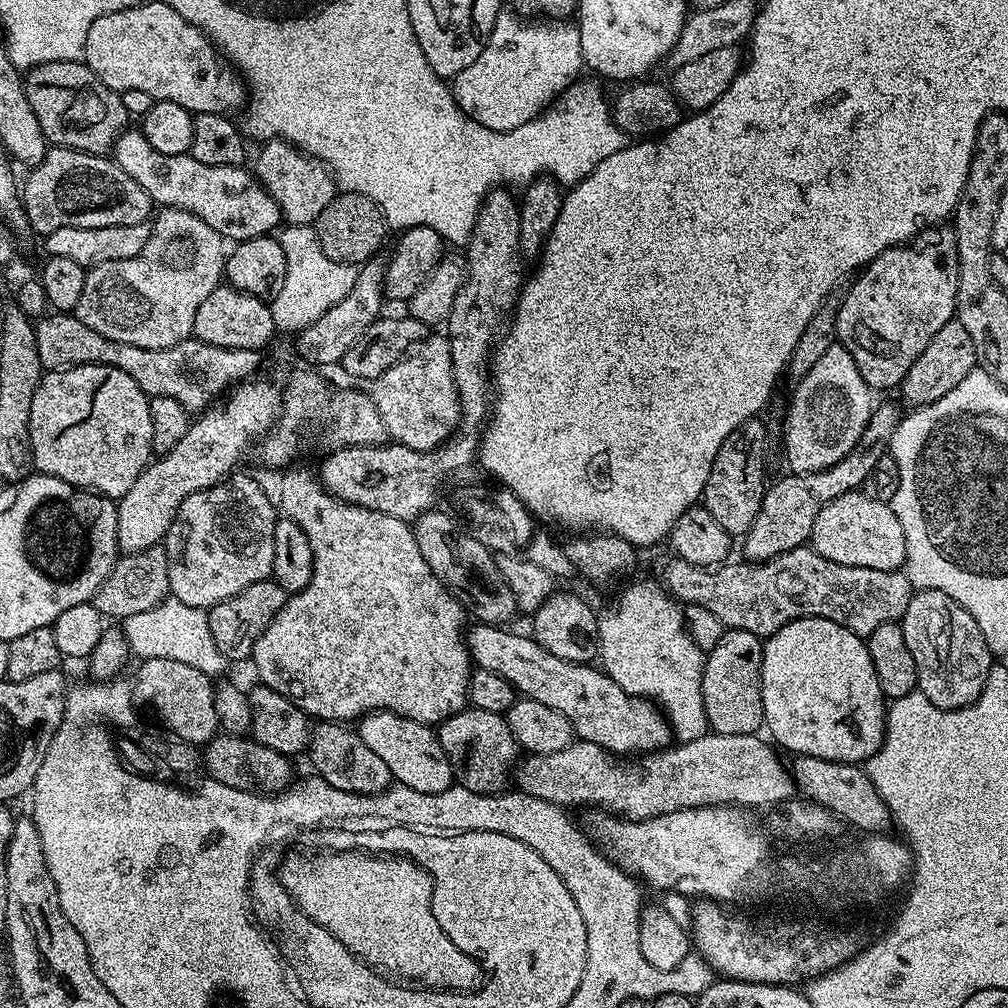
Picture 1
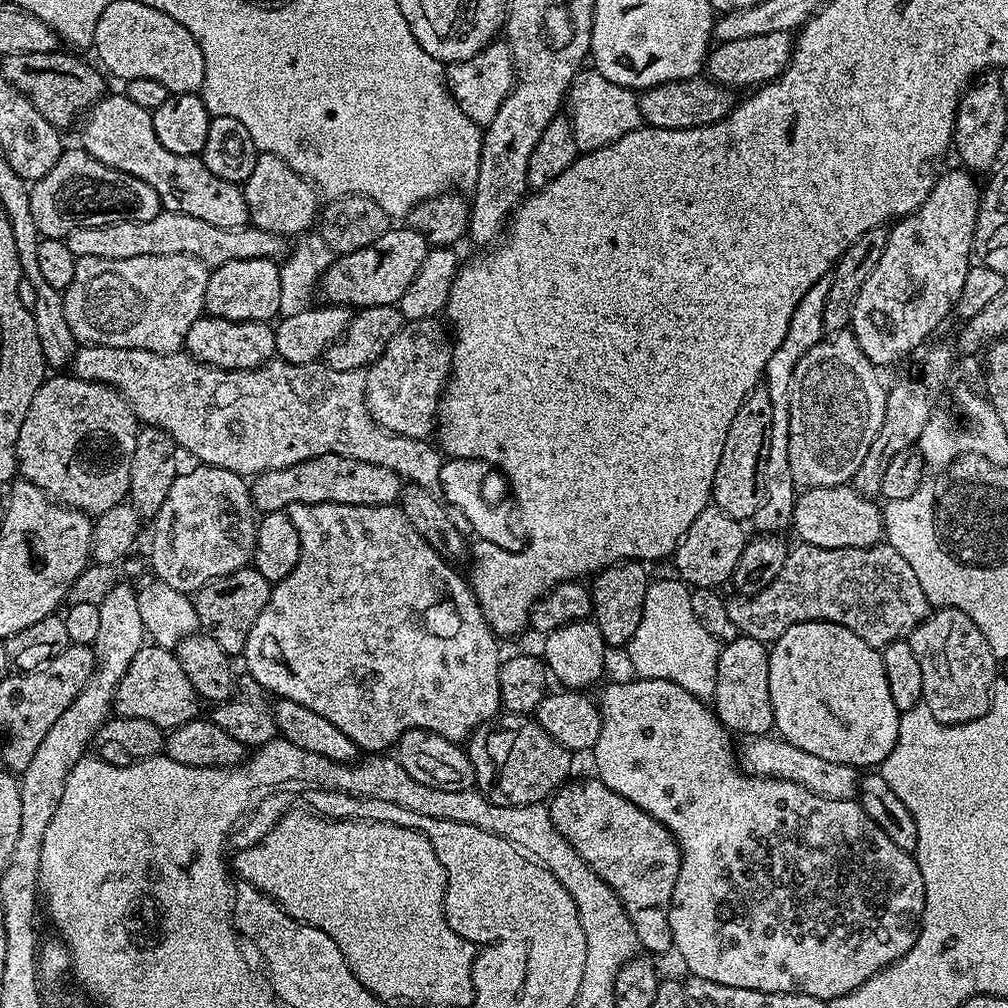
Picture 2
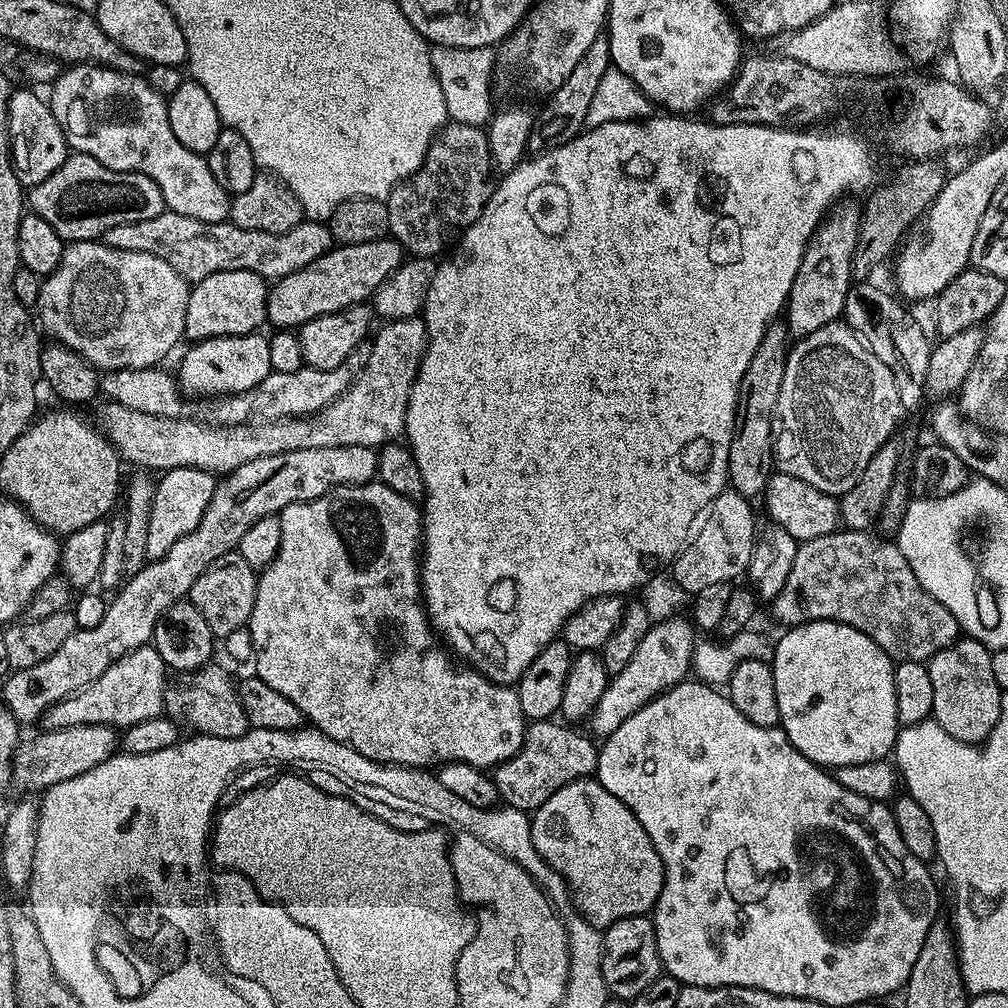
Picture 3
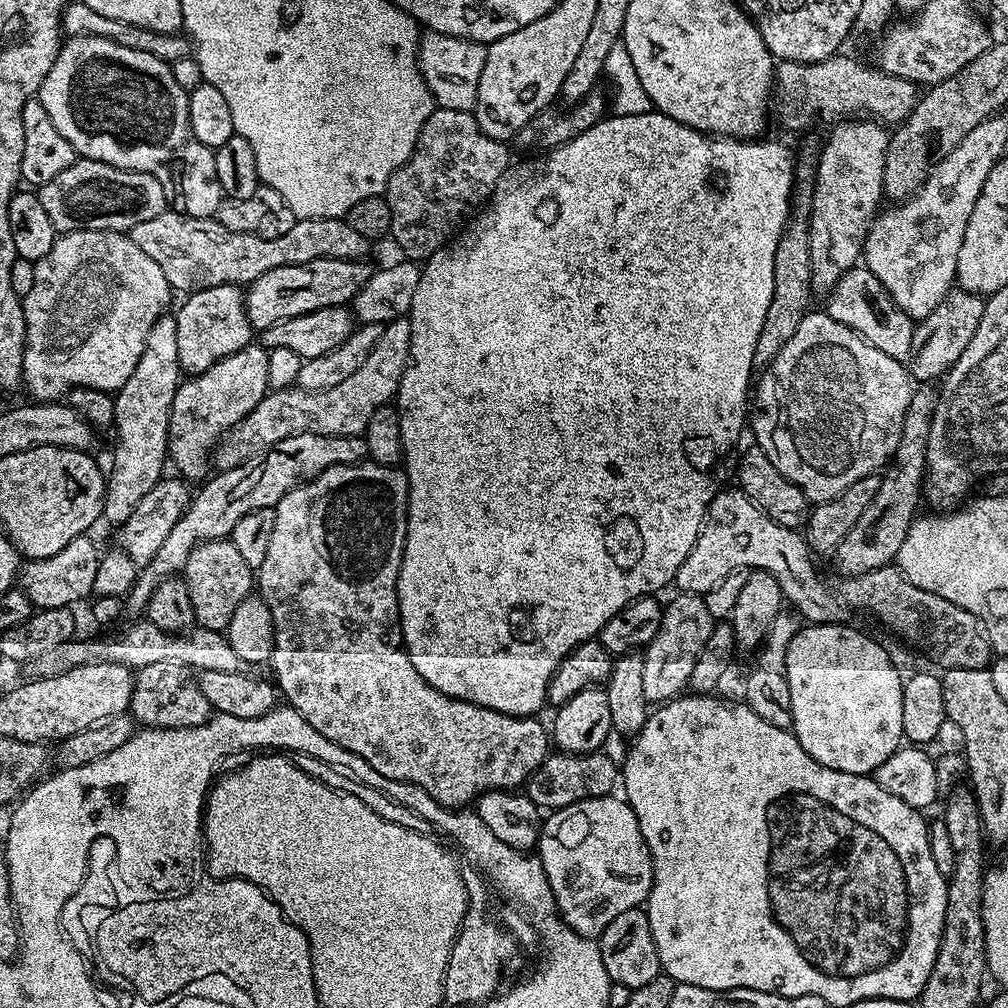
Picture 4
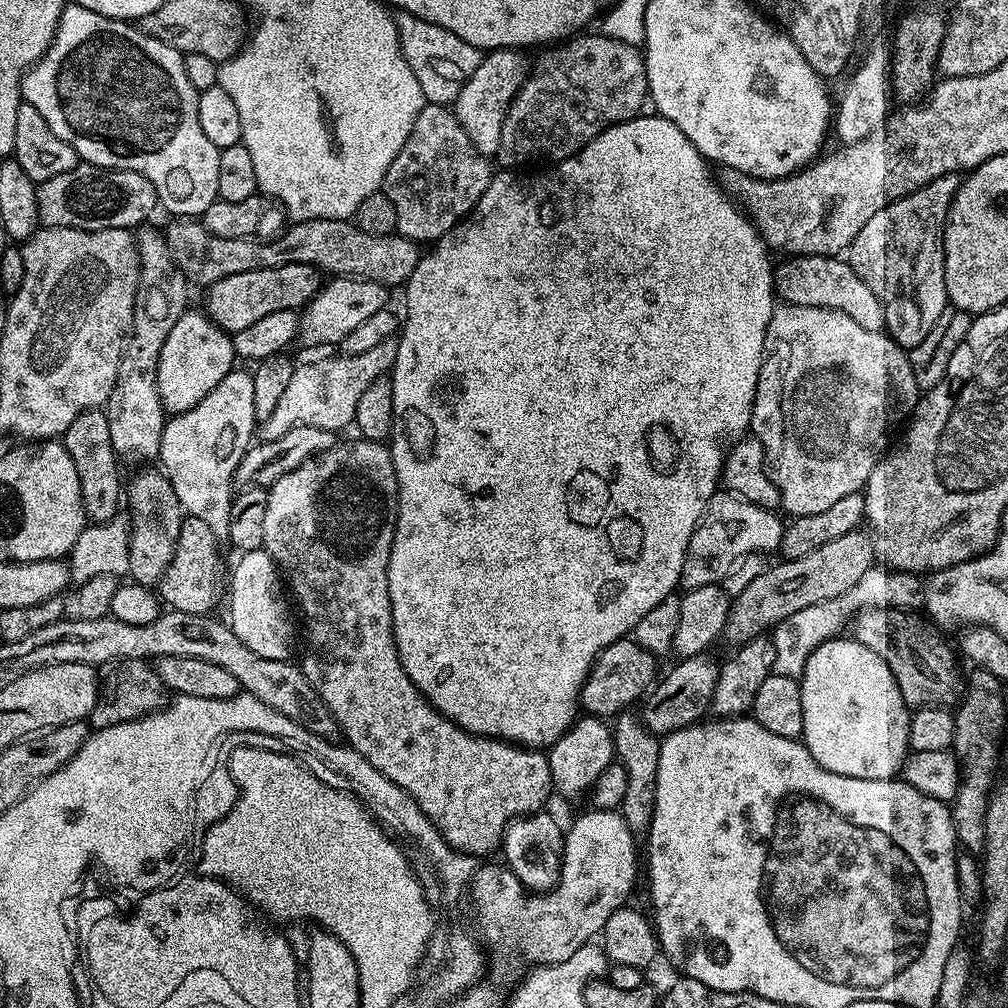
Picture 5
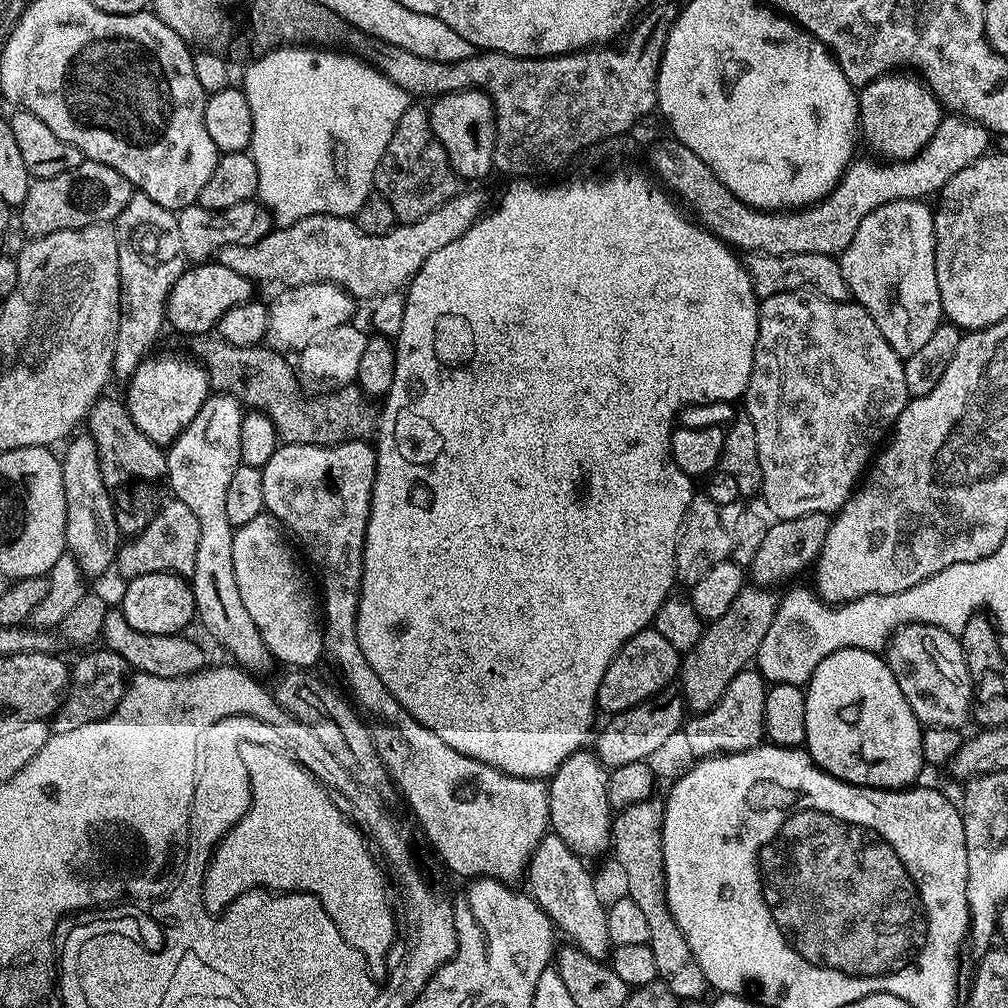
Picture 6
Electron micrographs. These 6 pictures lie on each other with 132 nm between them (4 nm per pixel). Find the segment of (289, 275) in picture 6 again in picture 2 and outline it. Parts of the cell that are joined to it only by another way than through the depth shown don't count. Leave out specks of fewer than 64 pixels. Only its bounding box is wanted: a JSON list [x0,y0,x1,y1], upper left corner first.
[66,210,290,269]

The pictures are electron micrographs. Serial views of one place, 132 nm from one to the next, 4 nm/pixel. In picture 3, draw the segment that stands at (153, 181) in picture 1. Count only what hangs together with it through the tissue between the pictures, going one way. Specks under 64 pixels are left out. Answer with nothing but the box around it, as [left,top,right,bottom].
[50,62,233,224]

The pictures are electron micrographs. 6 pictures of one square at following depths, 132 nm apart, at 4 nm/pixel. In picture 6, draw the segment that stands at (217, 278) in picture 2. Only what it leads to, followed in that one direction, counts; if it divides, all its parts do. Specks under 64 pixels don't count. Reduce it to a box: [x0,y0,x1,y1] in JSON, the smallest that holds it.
[126,356,210,446]

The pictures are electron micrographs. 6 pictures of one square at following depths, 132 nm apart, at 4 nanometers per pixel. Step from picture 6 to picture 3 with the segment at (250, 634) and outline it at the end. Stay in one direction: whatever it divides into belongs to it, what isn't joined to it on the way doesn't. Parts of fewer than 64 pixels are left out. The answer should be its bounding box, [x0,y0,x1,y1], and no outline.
[178,331,272,398]

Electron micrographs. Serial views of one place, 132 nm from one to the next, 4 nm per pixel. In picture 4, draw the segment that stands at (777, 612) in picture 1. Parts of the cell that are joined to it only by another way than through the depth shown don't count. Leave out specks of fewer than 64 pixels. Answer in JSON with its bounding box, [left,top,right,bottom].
[838,566,994,670]

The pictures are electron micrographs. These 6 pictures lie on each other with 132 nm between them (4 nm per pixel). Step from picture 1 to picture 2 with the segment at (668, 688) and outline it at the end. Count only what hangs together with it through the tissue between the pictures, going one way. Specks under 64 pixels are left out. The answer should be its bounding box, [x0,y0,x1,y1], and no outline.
[626,578,721,702]

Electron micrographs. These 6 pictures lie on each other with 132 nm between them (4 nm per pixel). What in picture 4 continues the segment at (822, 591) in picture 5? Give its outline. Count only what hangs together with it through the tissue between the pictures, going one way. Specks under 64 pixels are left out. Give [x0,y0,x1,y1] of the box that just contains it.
[834,386,937,577]

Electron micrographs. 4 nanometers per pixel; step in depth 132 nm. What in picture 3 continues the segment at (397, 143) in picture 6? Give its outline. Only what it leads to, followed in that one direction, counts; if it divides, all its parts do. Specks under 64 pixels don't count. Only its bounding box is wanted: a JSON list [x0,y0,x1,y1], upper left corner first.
[386,122,494,258]

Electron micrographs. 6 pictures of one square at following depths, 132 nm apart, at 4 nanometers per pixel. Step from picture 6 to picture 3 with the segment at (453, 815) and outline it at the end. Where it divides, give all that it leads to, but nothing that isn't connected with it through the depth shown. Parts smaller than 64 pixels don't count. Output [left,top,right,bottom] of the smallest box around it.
[246,482,526,770]

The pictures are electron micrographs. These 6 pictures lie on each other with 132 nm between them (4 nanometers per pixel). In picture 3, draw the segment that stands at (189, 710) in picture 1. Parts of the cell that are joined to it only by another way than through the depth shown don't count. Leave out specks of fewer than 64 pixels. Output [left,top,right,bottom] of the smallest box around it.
[42,646,166,730]

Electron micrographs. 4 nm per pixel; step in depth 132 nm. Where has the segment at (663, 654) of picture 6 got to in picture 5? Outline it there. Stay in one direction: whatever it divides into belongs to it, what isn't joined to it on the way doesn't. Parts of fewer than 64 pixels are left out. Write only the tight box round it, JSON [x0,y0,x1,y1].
[579,638,658,718]

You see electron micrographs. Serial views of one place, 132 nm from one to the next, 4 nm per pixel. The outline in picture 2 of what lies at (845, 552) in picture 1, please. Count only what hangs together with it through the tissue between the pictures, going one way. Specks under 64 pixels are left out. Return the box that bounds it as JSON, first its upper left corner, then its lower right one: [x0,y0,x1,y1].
[791,484,884,548]

